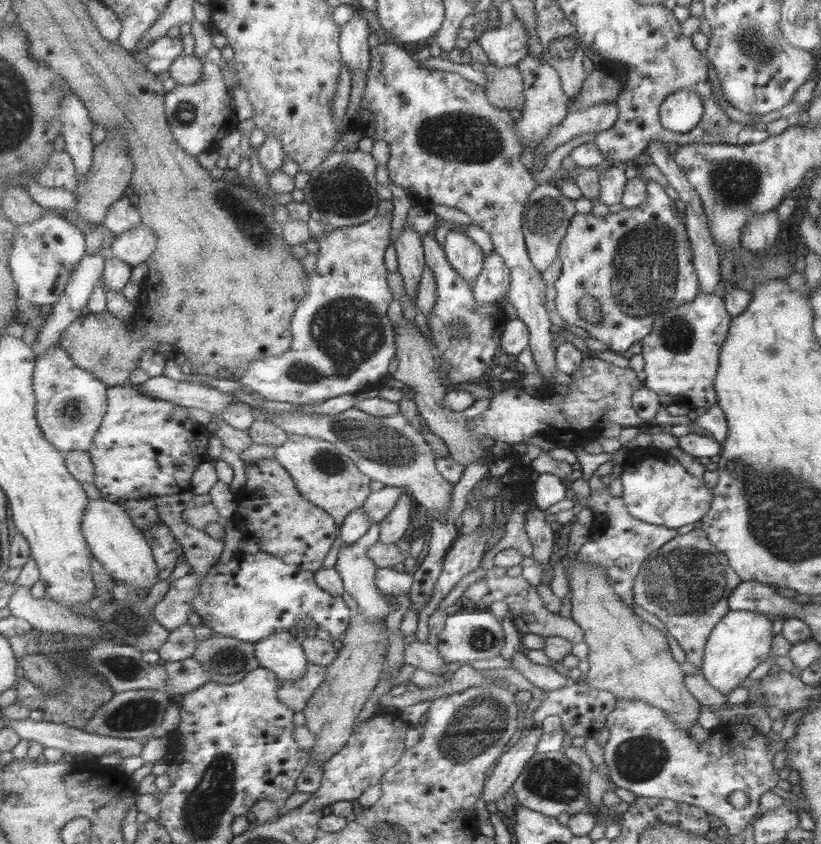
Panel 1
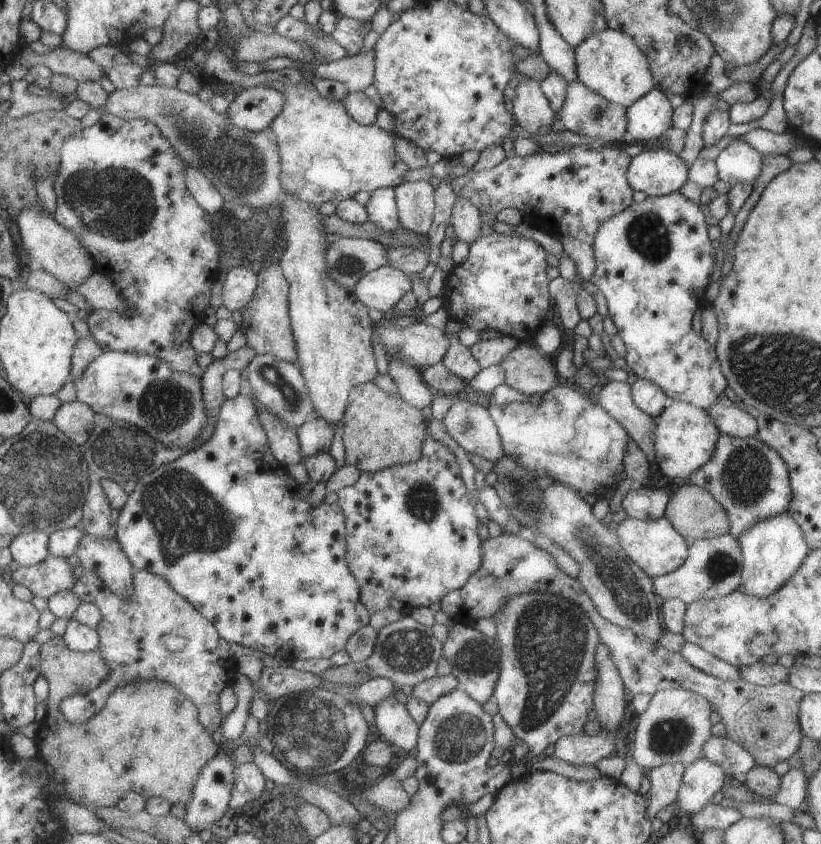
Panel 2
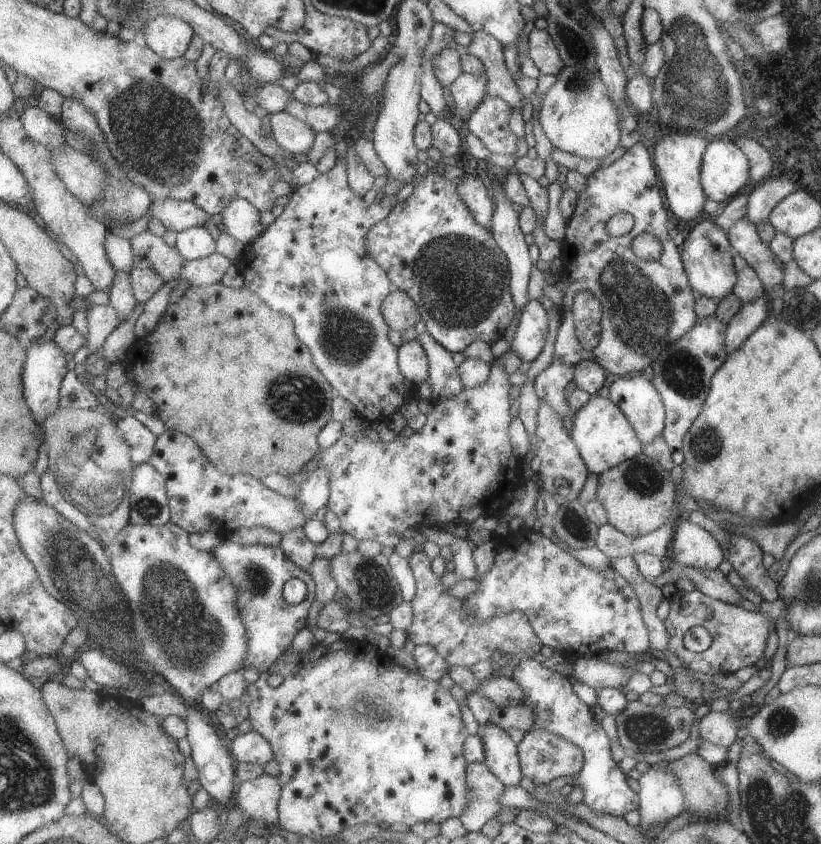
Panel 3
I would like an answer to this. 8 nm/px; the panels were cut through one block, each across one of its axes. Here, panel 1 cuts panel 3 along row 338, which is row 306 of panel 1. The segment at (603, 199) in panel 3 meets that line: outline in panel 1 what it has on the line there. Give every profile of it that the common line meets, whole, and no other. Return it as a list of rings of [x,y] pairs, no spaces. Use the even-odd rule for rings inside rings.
[[[644,180],[646,186],[646,197],[643,203],[639,206],[633,208],[623,208],[615,213],[608,212],[603,217],[595,217],[591,213],[577,213],[573,217],[572,225],[569,227],[568,233],[565,235],[564,242],[561,245],[560,258],[563,260],[563,266],[560,274],[560,278],[557,280],[555,285],[557,296],[555,298],[555,308],[557,315],[560,316],[560,319],[566,322],[569,326],[569,329],[574,327],[579,327],[589,334],[591,338],[595,338],[599,342],[603,343],[607,347],[608,351],[615,352],[627,352],[628,348],[634,342],[640,342],[649,332],[653,322],[658,318],[659,315],[665,314],[677,306],[681,306],[683,302],[691,302],[695,296],[697,296],[698,286],[697,286],[697,276],[695,276],[695,270],[691,264],[693,256],[691,254],[691,247],[688,236],[686,235],[686,226],[685,226],[685,217],[684,213],[677,210],[673,201],[669,196],[663,191],[663,184],[655,183],[653,181]],[[582,297],[593,297],[597,299],[600,305],[601,312],[601,322],[587,322],[581,318],[579,312],[579,302]]]

